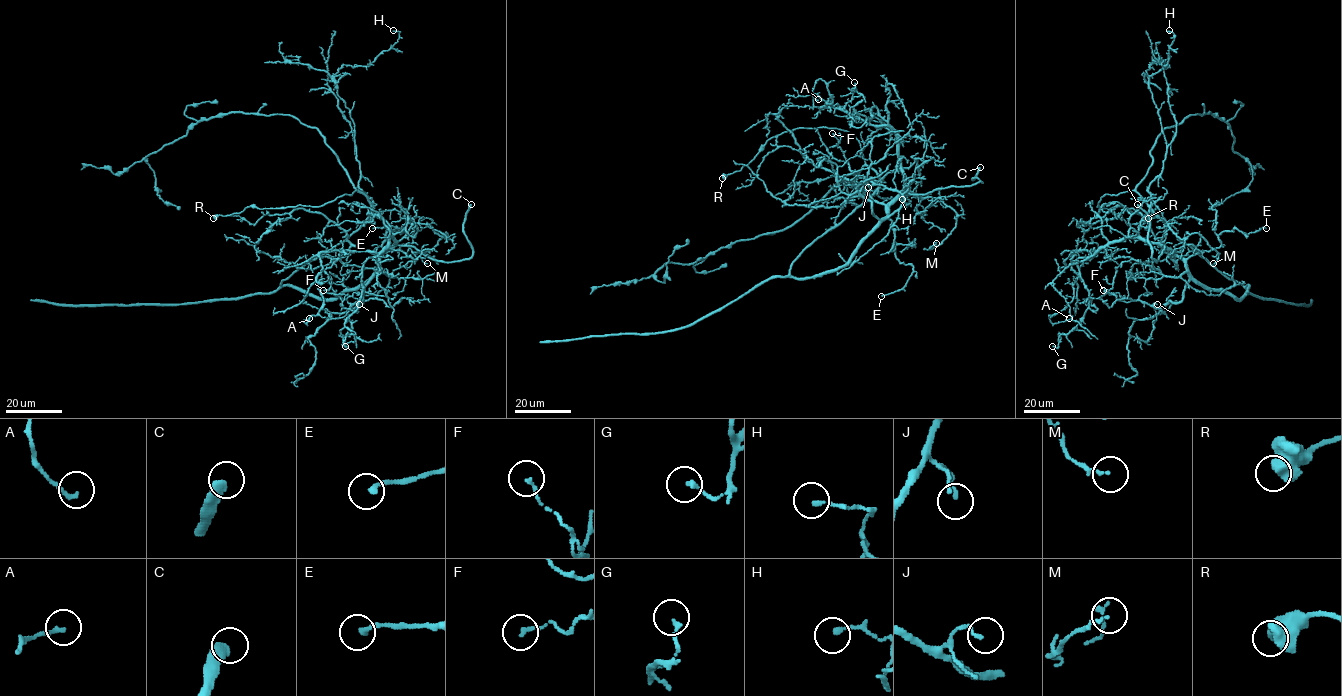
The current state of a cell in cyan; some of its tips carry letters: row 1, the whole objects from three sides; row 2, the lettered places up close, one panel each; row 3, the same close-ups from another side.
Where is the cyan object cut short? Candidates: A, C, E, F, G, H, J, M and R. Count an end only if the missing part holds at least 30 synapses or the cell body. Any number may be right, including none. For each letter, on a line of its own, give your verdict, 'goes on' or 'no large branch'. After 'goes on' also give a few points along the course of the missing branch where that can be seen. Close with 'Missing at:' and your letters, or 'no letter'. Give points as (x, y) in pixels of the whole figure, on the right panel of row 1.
A: no large branch
C: goes on; missing branch runs (1137, 204), (1138, 199), (1129, 184)
E: no large branch
F: no large branch
G: no large branch
H: no large branch
J: no large branch
M: no large branch
R: no large branch
Missing at: C

